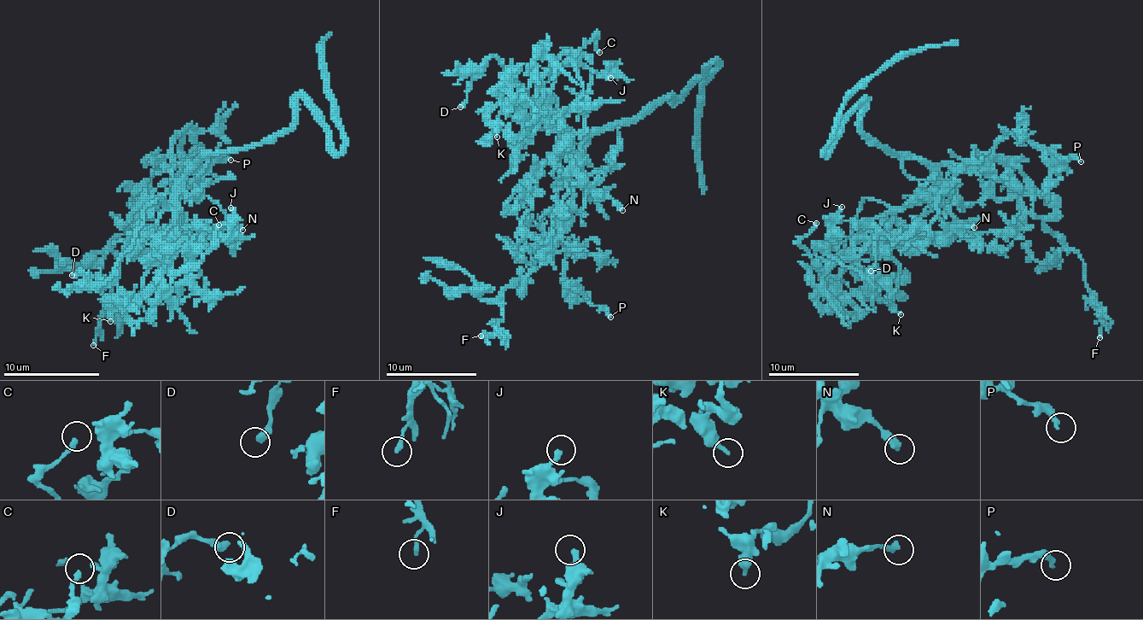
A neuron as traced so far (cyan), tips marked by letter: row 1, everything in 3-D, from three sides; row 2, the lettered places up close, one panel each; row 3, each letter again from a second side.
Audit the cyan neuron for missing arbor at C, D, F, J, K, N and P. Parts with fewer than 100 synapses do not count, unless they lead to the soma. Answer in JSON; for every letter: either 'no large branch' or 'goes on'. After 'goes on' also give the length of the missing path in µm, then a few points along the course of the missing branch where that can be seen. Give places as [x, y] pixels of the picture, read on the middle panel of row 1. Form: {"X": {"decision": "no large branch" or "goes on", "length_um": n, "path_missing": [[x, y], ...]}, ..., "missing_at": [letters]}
{"C": {"decision": "no large branch"}, "D": {"decision": "no large branch"}, "F": {"decision": "no large branch"}, "J": {"decision": "no large branch"}, "K": {"decision": "no large branch"}, "N": {"decision": "no large branch"}, "P": {"decision": "no large branch"}, "missing_at": []}

